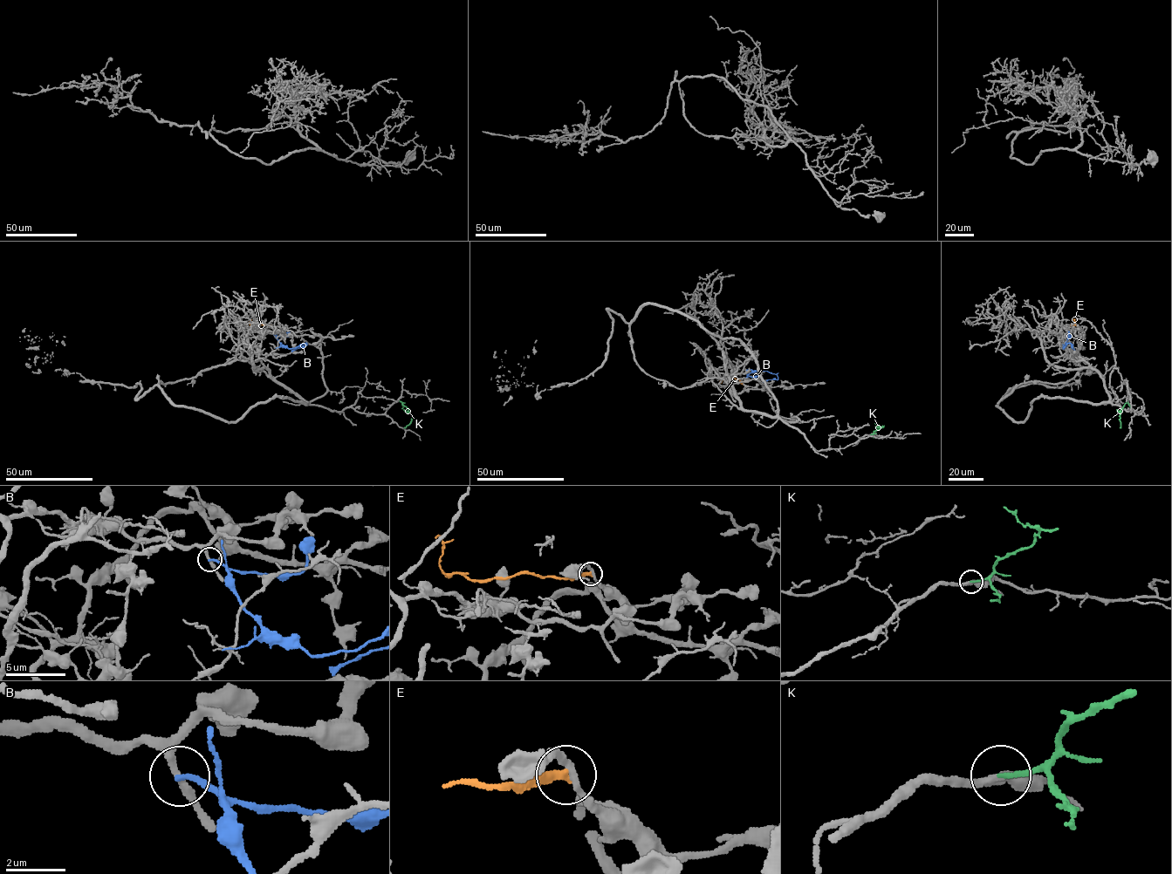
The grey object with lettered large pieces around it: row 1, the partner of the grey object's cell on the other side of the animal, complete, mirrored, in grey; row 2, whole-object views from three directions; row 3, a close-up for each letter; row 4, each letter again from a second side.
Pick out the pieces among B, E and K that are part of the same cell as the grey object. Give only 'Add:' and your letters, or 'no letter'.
Add: K

